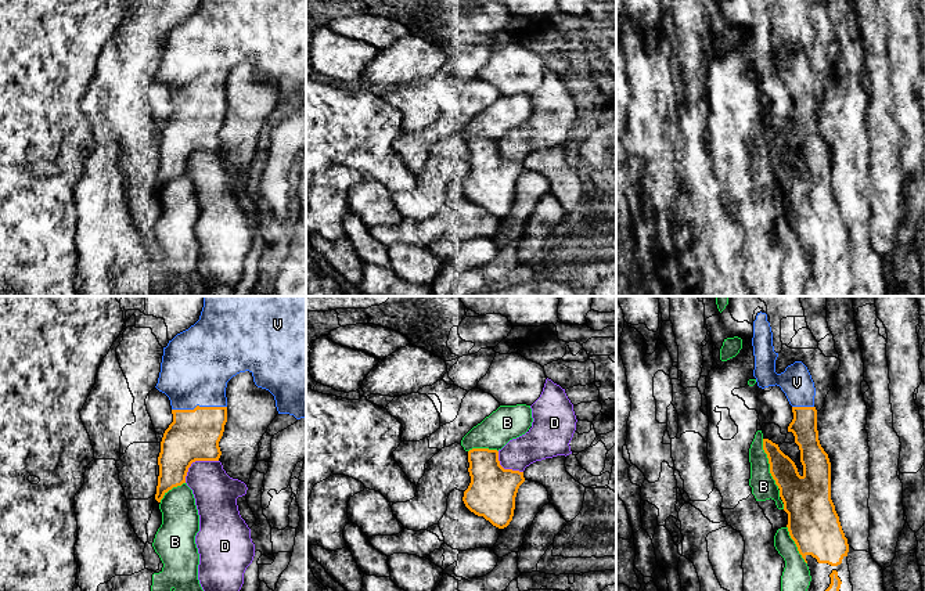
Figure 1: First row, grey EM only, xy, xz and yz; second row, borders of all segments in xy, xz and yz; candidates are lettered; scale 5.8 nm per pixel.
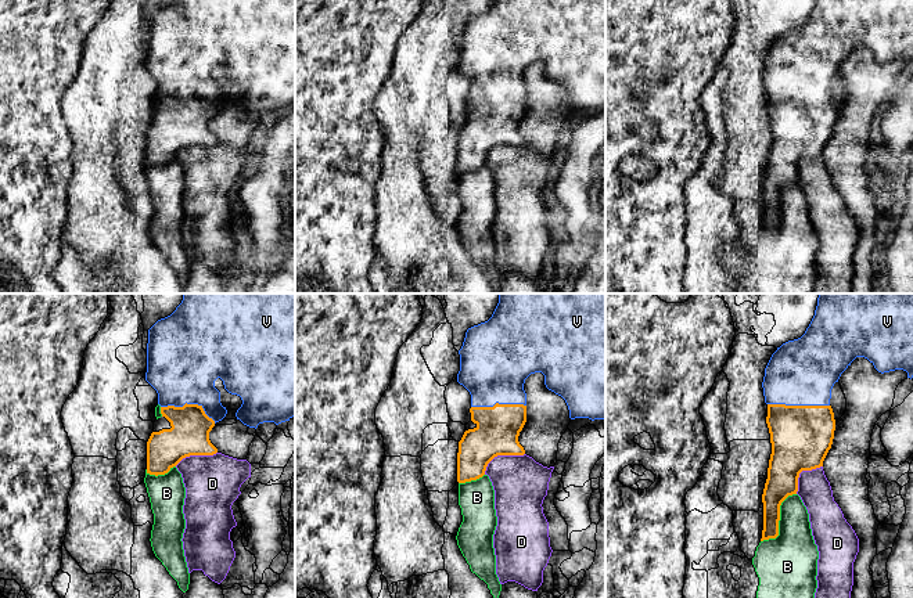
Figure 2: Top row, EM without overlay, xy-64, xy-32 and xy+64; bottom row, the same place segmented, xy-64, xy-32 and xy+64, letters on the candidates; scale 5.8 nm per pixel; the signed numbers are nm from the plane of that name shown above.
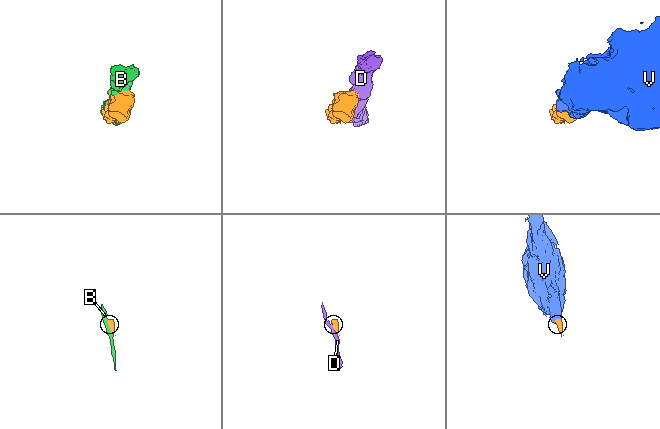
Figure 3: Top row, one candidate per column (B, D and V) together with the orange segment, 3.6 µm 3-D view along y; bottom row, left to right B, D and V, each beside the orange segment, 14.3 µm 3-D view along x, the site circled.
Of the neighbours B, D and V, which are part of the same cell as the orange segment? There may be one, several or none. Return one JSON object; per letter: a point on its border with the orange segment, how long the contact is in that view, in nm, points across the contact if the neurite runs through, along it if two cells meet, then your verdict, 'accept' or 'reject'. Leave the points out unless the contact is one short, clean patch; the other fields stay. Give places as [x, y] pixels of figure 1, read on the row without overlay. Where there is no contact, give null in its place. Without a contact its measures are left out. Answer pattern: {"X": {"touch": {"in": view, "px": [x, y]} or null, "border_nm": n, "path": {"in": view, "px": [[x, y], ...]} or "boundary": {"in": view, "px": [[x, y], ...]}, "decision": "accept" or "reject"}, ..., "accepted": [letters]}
{"B": {"touch": {"in": "yz", "px": [769, 152]}, "border_nm": 300, "decision": "reject"}, "D": {"touch": {"in": "xy", "px": [195, 150]}, "border_nm": 240, "decision": "reject"}, "V": {"touch": {"in": "xy", "px": [198, 96]}, "border_nm": 320, "decision": "accept"}, "accepted": ["V"]}

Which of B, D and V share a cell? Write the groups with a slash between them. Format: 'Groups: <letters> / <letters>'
Groups: B / D / V

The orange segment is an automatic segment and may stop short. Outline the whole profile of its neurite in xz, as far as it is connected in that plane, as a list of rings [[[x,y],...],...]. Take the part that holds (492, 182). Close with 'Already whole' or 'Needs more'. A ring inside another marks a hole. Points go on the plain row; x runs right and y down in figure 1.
[[[472,138],[468,152],[471,173],[462,187],[465,197],[499,219],[507,217],[514,206],[518,179],[525,172],[523,162],[504,159],[497,140]]]. Already whole

